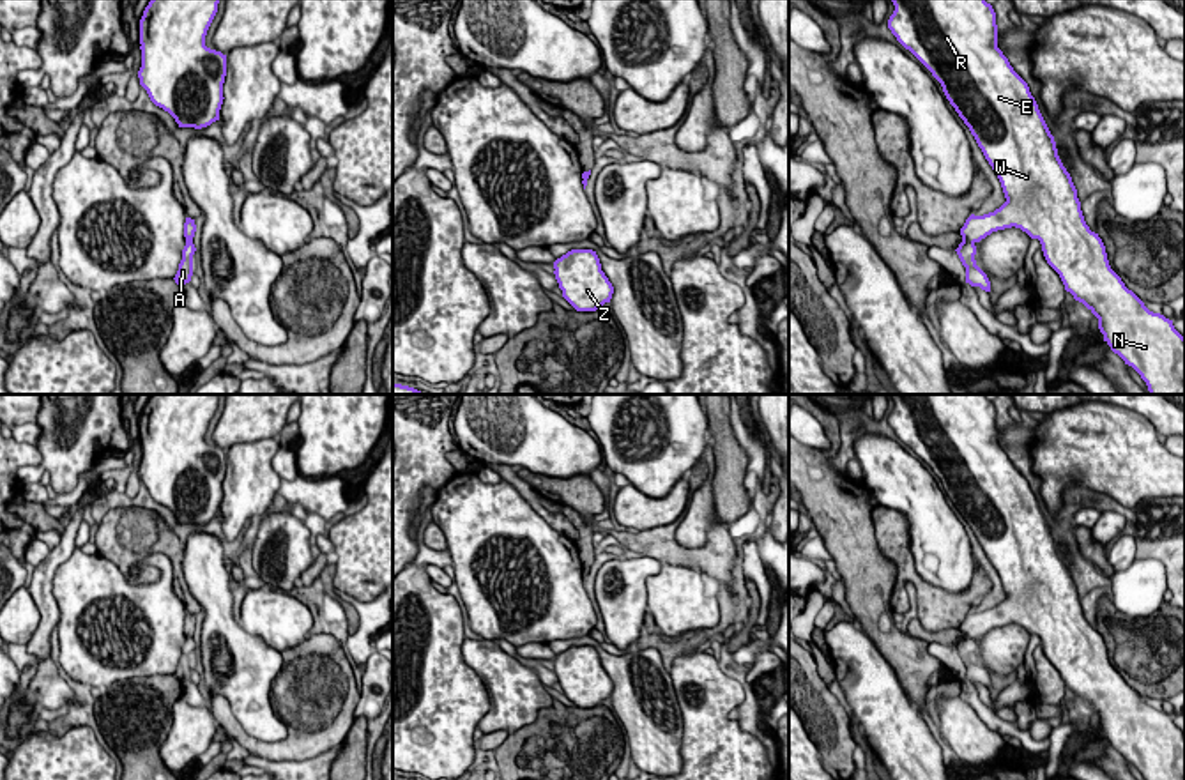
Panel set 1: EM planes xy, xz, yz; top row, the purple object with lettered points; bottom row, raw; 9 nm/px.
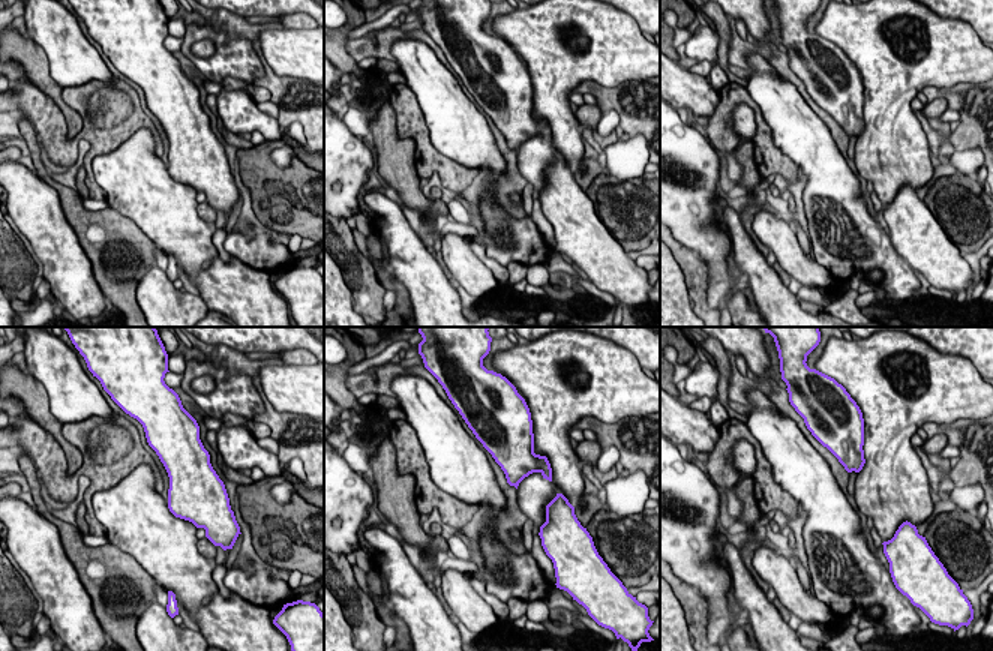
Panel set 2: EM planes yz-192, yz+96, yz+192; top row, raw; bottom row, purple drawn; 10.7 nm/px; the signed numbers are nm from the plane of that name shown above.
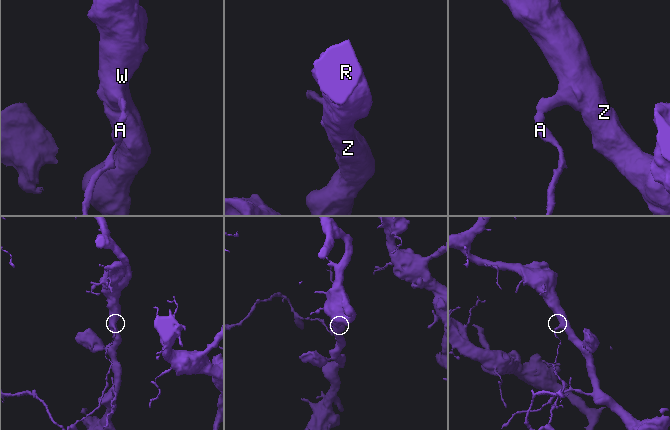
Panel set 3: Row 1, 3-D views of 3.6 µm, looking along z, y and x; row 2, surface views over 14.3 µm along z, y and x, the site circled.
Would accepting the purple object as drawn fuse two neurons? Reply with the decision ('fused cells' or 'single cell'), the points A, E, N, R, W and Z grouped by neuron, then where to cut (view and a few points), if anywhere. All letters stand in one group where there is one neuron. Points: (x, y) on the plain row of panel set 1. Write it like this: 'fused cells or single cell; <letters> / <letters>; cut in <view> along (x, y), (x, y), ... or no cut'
fused cells; A / E N R W Z; cut in yz along (963, 634), (973, 639)

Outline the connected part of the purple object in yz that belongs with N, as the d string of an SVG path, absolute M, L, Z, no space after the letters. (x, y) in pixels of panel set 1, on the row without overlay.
M985 394L888 396L895 401L888 424L941 479L946 495L998 571L1006 594L994 608L971 610L960 624L962 635L980 639L992 628L1012 623L1038 635L1065 686L1098 715L1104 738L1125 761L1146 780L1185 780L1185 734L1174 725L1173 716L1150 707L1111 665L1102 635L1084 617L1077 585L1028 479L998 444L992 401Z

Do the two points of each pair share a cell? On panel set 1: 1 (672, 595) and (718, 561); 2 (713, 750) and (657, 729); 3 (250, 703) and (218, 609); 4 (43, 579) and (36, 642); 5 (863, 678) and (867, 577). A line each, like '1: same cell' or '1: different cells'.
1: different cells
2: different cells
3: same cell
4: same cell
5: different cells

